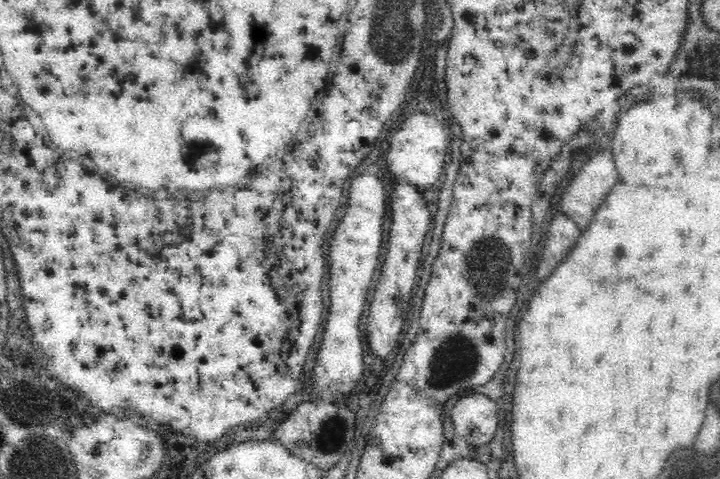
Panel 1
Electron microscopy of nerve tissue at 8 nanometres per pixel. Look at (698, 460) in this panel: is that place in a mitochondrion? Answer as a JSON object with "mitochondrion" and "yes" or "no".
{"mitochondrion":"yes"}

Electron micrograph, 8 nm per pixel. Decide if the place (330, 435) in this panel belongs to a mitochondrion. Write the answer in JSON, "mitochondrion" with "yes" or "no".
{"mitochondrion":"yes"}

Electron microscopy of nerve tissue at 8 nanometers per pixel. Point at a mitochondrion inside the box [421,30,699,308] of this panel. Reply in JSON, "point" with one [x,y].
{"point":[488,282]}

